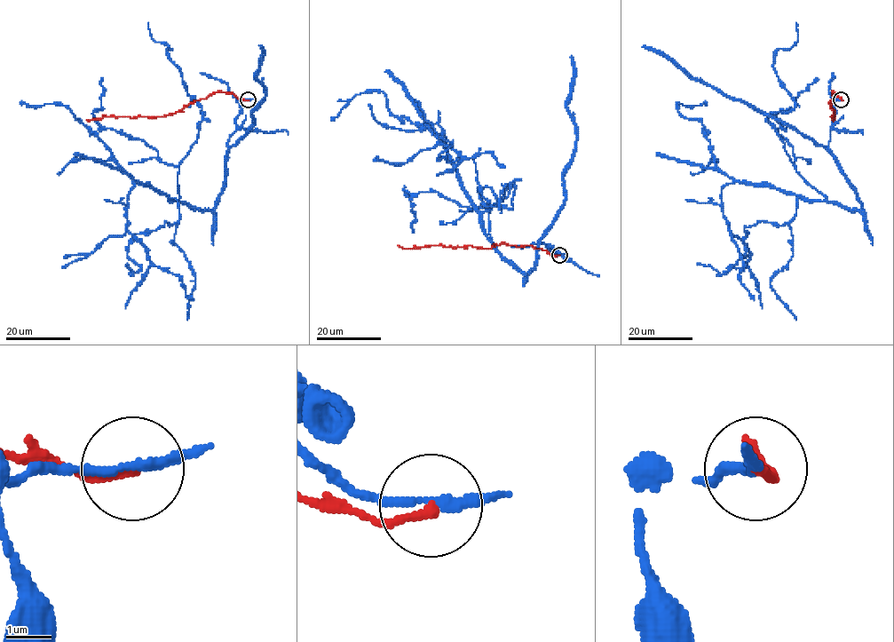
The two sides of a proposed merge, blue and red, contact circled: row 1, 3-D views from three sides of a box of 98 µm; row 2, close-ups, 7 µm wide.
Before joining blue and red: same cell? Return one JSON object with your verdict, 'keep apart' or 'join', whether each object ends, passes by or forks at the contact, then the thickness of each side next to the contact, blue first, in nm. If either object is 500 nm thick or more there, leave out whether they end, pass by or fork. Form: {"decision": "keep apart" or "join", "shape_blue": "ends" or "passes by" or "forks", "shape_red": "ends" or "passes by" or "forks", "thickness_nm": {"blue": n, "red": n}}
{"decision": "keep apart", "shape_blue": "passes by", "shape_red": "ends", "thickness_nm": {"blue": 180, "red": 190}}

